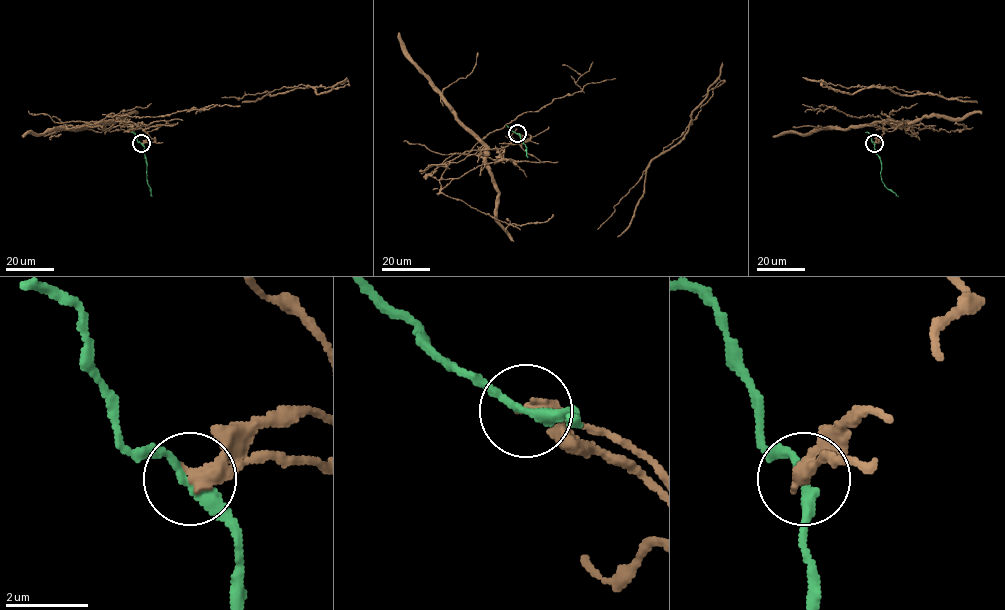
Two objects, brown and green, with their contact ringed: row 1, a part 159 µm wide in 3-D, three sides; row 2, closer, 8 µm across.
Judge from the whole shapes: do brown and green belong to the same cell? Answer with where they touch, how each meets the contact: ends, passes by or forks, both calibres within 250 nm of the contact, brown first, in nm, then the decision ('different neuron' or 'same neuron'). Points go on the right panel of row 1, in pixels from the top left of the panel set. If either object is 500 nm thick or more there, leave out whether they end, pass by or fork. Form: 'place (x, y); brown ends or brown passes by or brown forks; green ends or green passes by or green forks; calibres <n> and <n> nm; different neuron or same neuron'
place (874, 143); brown ends; green passes by; calibres 400 and 240 nm; different neuron

